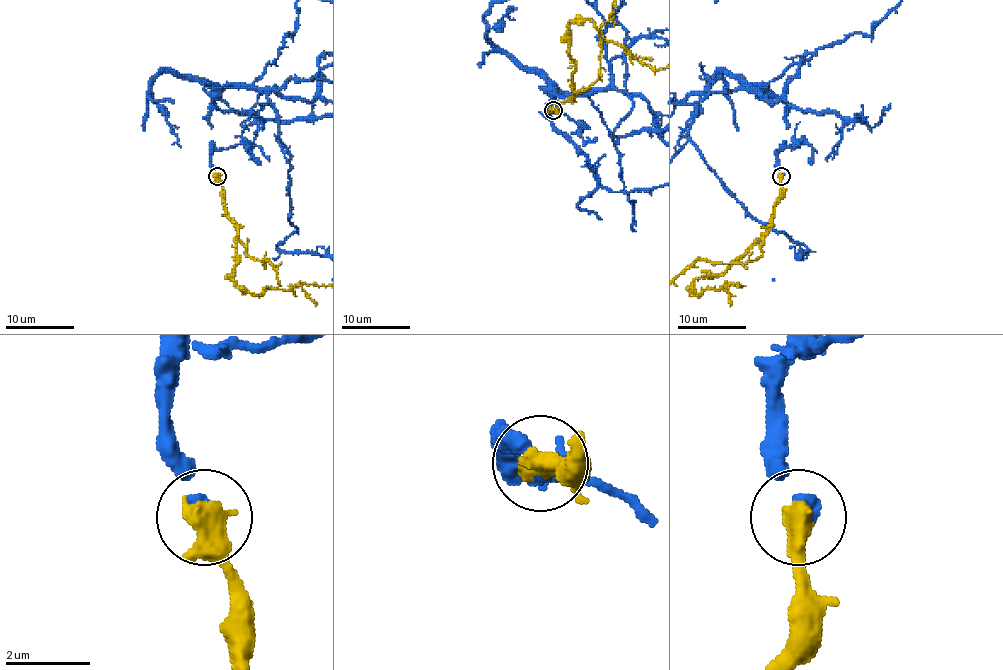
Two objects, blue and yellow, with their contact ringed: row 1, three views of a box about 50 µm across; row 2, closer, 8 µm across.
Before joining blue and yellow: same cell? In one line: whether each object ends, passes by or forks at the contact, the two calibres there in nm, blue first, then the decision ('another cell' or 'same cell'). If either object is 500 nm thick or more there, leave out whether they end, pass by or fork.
calibres 360 and 650 nm; same cell

